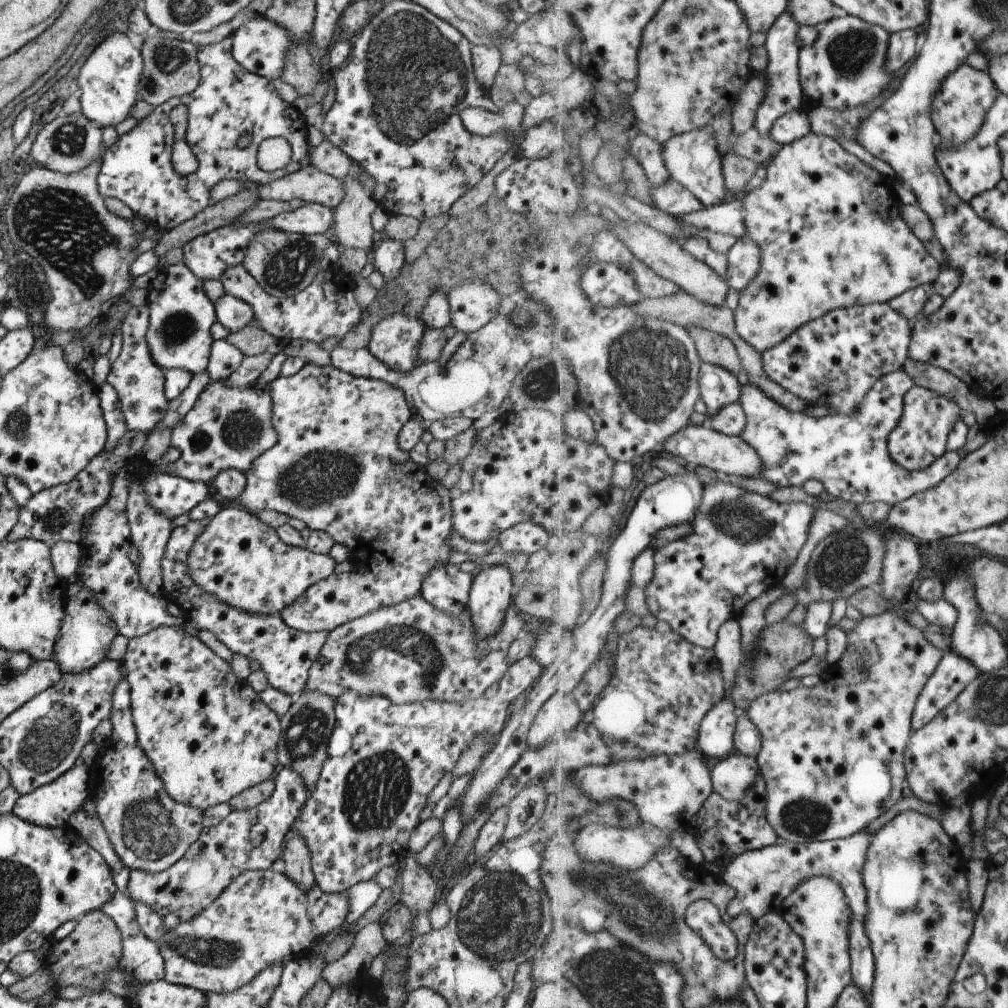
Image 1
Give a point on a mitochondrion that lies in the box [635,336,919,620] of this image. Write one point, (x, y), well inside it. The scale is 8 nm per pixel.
(843, 563)

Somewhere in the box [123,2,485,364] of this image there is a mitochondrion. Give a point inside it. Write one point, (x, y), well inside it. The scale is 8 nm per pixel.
(415, 77)

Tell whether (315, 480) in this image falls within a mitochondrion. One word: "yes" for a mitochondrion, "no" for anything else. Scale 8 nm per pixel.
yes

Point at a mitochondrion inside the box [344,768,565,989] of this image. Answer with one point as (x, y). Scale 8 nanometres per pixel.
(501, 916)

